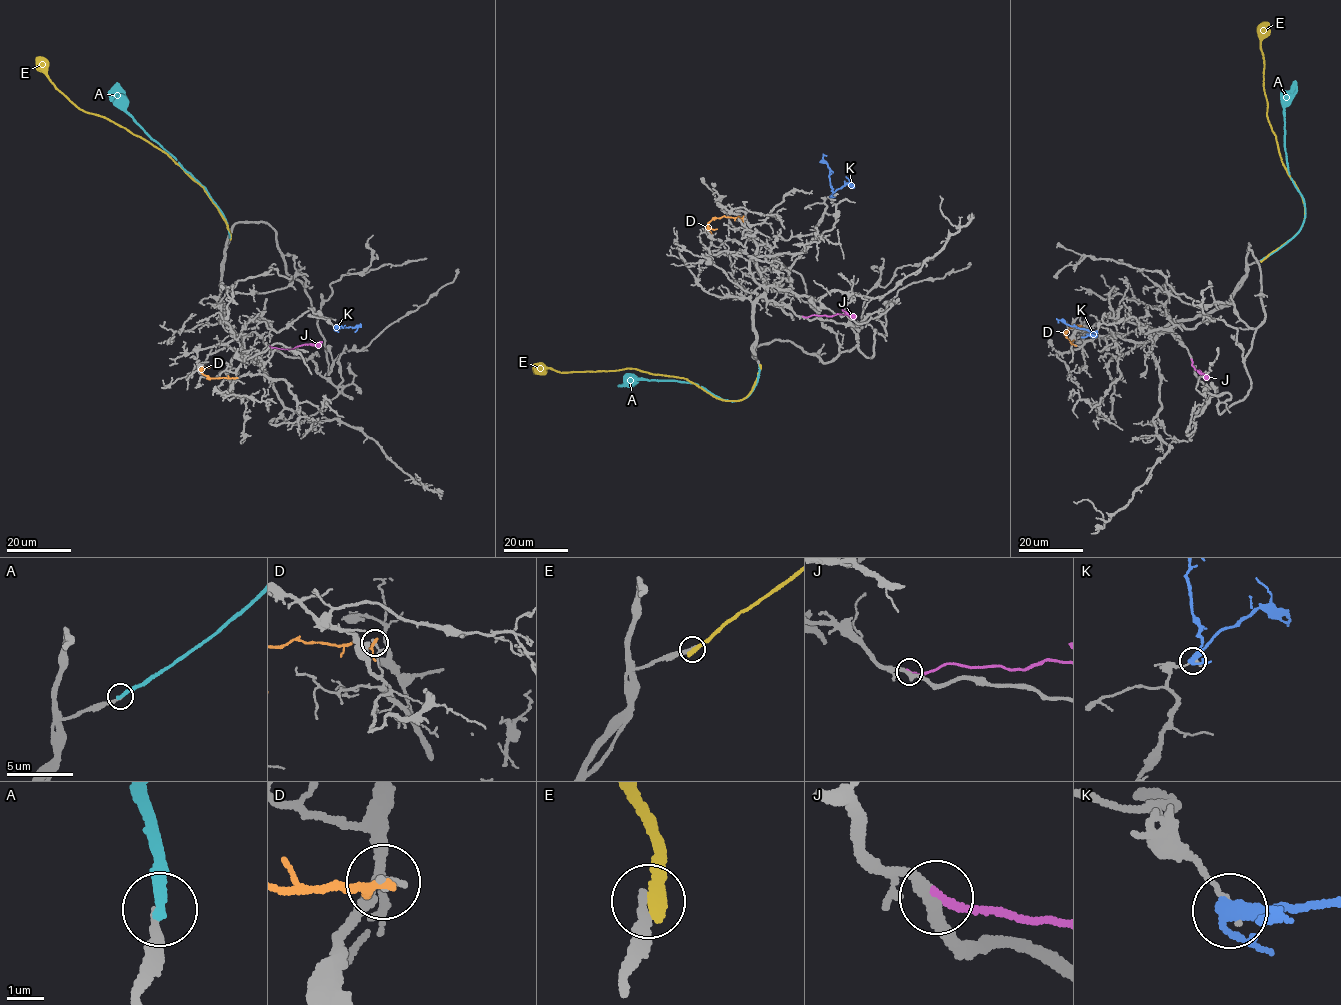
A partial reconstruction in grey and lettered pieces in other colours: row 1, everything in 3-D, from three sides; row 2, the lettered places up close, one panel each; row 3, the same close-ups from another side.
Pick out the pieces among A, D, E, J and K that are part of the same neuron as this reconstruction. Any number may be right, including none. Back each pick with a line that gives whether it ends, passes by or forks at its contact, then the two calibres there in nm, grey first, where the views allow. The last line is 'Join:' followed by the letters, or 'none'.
A: It ends there. Thickness 240 nm (grey) against 280 nm
Join: A

